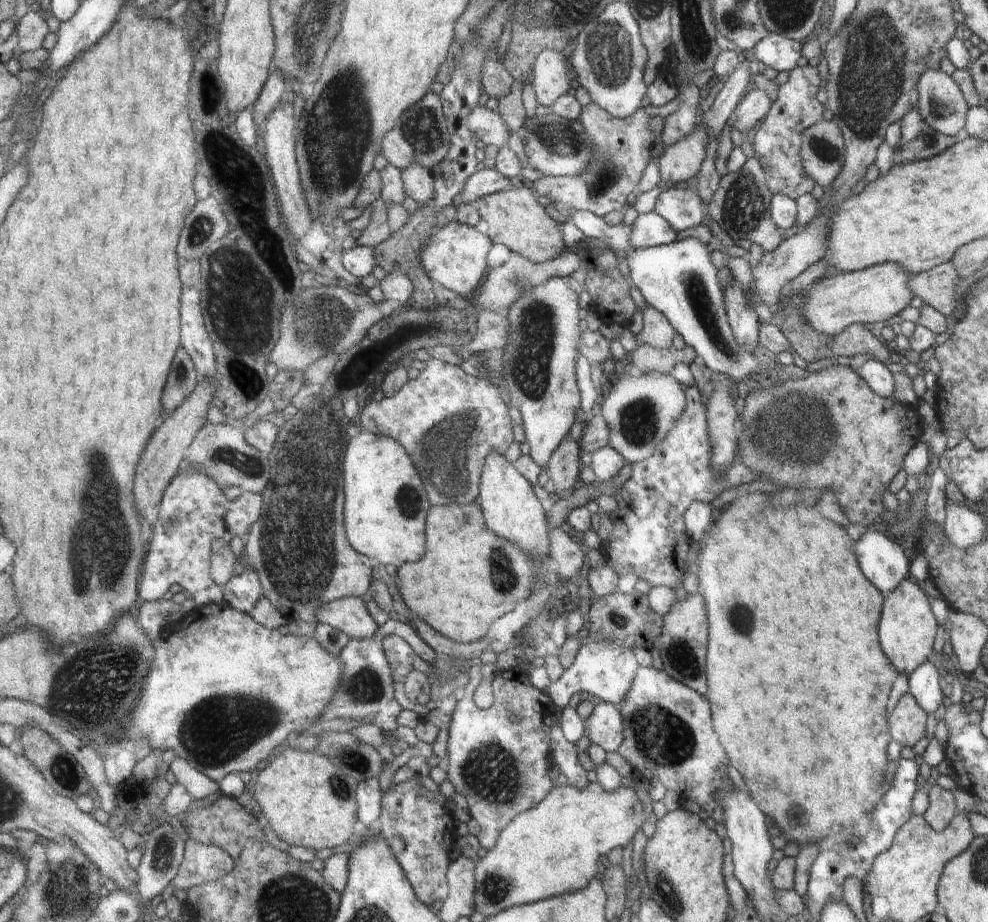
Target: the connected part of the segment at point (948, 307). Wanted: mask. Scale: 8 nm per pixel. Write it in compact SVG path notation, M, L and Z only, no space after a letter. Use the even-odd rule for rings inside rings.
M951 261L936 266L935 269L911 277L911 288L915 297L922 298L925 305L938 310L940 314L952 316L954 310L954 288L959 274Z

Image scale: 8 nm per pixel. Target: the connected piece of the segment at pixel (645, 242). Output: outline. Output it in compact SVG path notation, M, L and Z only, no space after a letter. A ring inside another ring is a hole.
M655 211L639 214L630 230L630 242L635 250L670 244L678 238L676 230Z

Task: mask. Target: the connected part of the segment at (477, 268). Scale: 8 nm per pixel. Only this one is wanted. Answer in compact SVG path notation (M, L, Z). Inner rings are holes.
M457 221L450 222L437 229L436 234L422 246L420 266L424 268L426 274L429 274L430 280L466 299L466 296L470 296L480 286L480 280L488 270L486 254L493 244L490 240L472 226L465 226Z

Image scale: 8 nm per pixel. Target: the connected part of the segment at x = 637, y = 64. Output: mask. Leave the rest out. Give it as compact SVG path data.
M616 1L591 21L576 38L576 48L568 61L569 72L584 87L593 102L604 108L611 116L624 119L632 116L640 107L640 100L646 94L644 68L648 62L648 54L640 38L640 30L632 17L630 6Z

